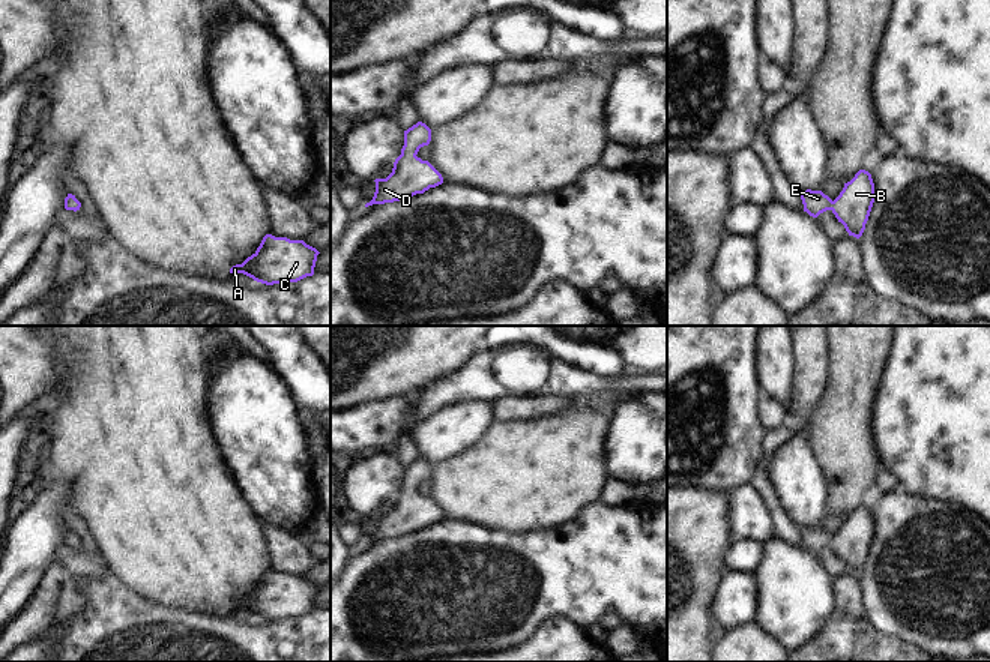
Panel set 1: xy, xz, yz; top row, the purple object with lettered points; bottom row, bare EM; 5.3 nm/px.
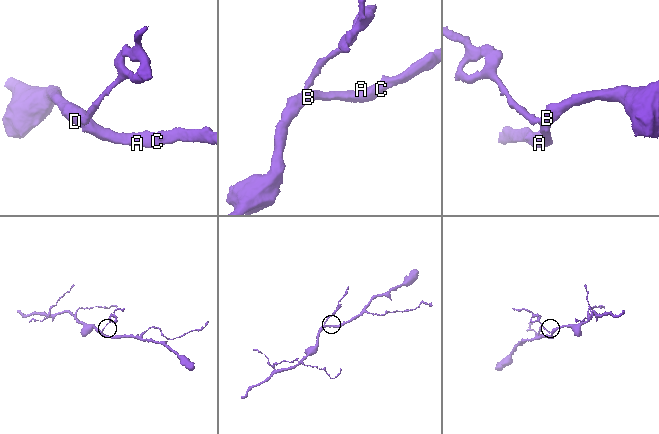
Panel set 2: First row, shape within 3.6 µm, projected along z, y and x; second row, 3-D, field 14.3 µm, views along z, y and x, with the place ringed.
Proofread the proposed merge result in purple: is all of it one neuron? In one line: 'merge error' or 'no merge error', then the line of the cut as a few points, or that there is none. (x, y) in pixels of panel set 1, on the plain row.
no merge error; cut none

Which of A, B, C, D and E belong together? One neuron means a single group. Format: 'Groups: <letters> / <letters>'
Groups: A B C D E

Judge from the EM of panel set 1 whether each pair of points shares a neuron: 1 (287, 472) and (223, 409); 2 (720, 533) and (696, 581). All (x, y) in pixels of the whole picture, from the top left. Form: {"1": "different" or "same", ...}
{"1": "same", "2": "same"}

